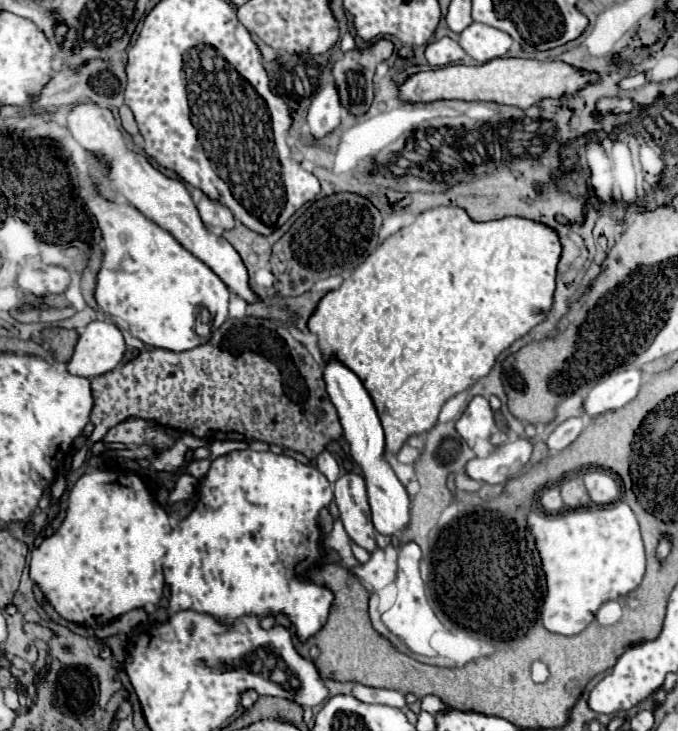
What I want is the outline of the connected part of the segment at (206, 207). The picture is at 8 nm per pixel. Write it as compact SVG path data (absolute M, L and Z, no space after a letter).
M203 195L201 201L197 203L197 209L199 209L201 221L205 225L215 225L215 227L221 227L221 229L235 227L233 213L223 203L219 203L219 201L213 201L213 199Z

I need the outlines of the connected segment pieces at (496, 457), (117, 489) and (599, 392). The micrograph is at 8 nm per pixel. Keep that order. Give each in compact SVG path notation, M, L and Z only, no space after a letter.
M515 439L499 445L489 457L485 459L471 459L467 463L469 477L485 483L505 483L507 479L515 477L523 465L529 461L533 451L533 443L529 439Z
M95 469L85 473L73 485L67 499L67 513L59 529L31 551L29 577L61 617L95 629L129 613L131 609L161 601L165 581L159 559L165 553L161 539L167 533L171 533L167 511L159 507L141 475L129 473L121 481L111 481L105 471Z
M625 369L609 375L601 383L597 383L585 397L585 403L583 403L585 415L593 419L607 411L621 409L639 393L641 379L643 379L643 373L639 369Z

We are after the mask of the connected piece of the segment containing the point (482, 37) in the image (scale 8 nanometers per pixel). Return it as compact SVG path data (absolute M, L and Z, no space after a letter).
M471 23L459 35L459 45L479 63L505 57L511 49L511 43L513 39L505 31L499 31L483 23Z

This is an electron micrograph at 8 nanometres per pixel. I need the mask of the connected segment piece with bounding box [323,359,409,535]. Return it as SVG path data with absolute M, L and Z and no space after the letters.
M331 359L329 363L325 363L323 379L327 383L329 397L337 407L337 413L339 413L339 419L343 425L343 435L351 447L351 457L363 469L373 527L381 535L395 535L395 533L403 531L409 523L409 495L407 495L403 483L395 477L393 469L389 467L389 463L383 457L385 437L383 437L383 427L377 417L375 405L373 405L367 389L363 387L363 383L359 381L359 377L351 369L341 365L339 361Z

